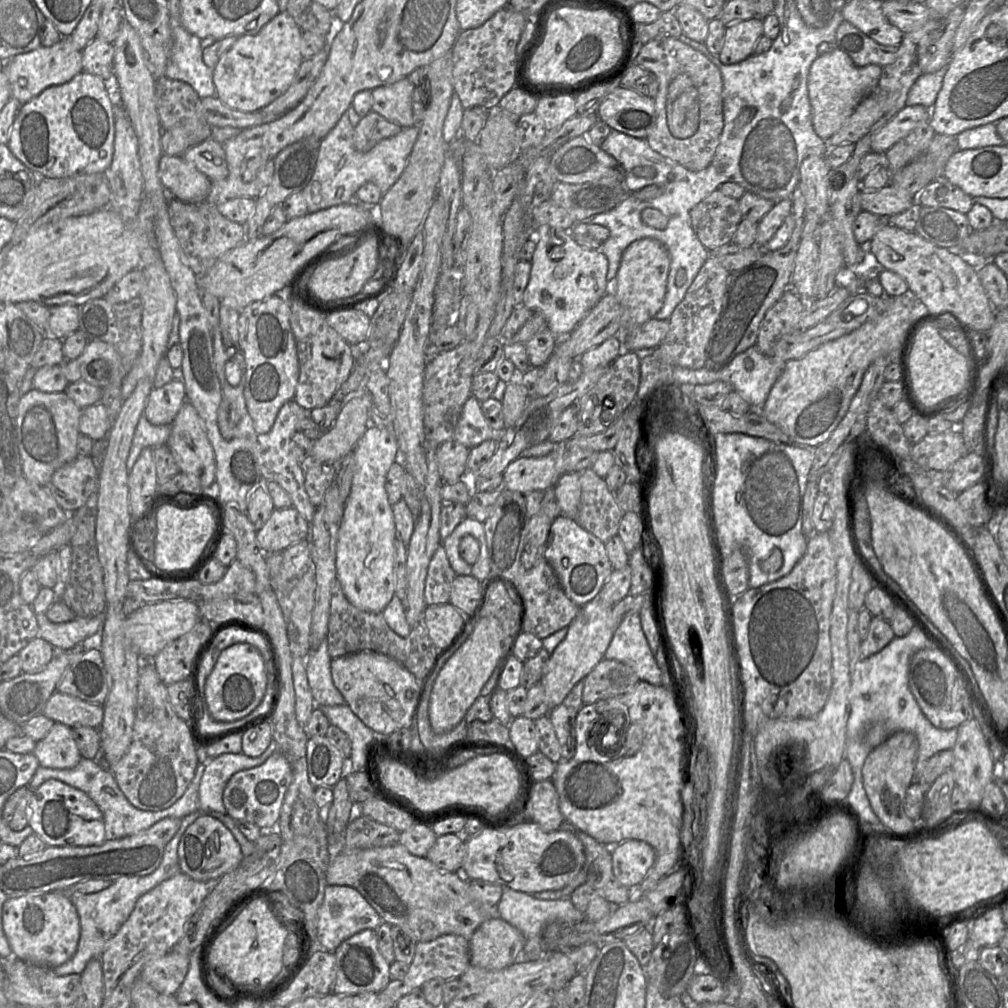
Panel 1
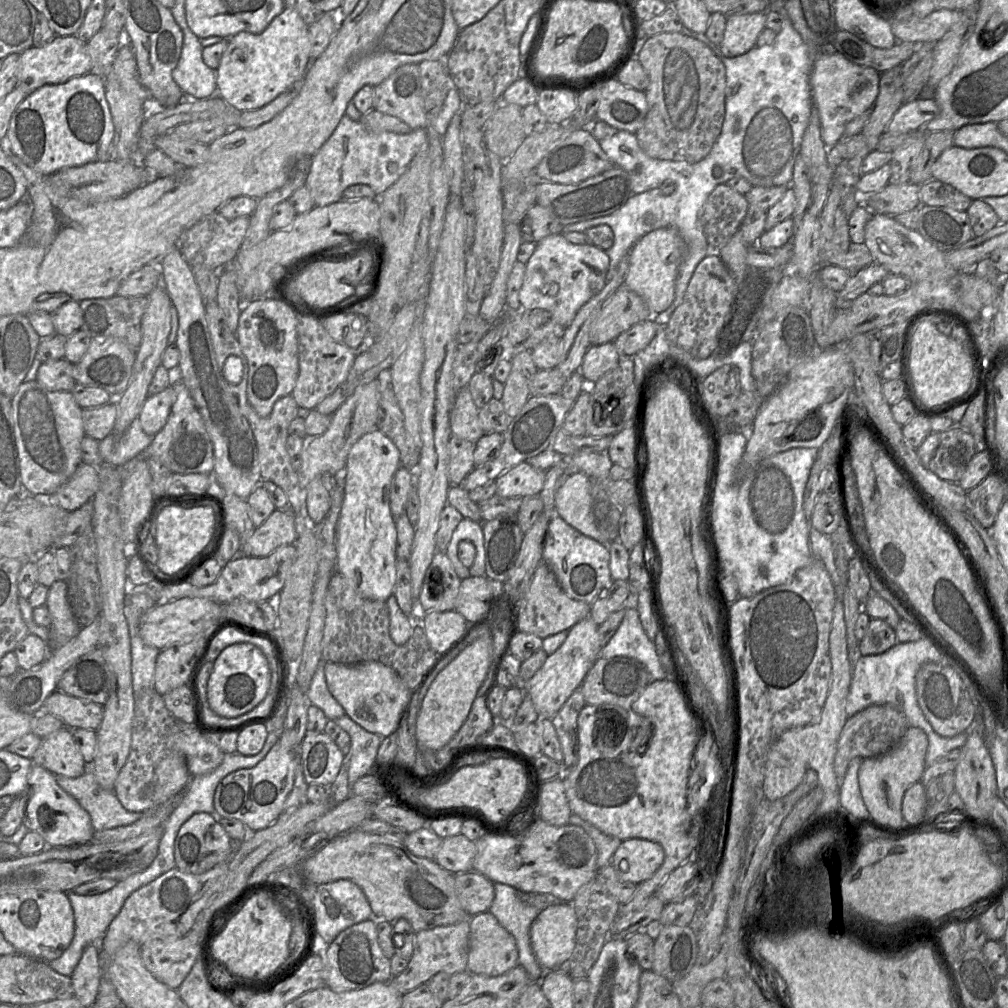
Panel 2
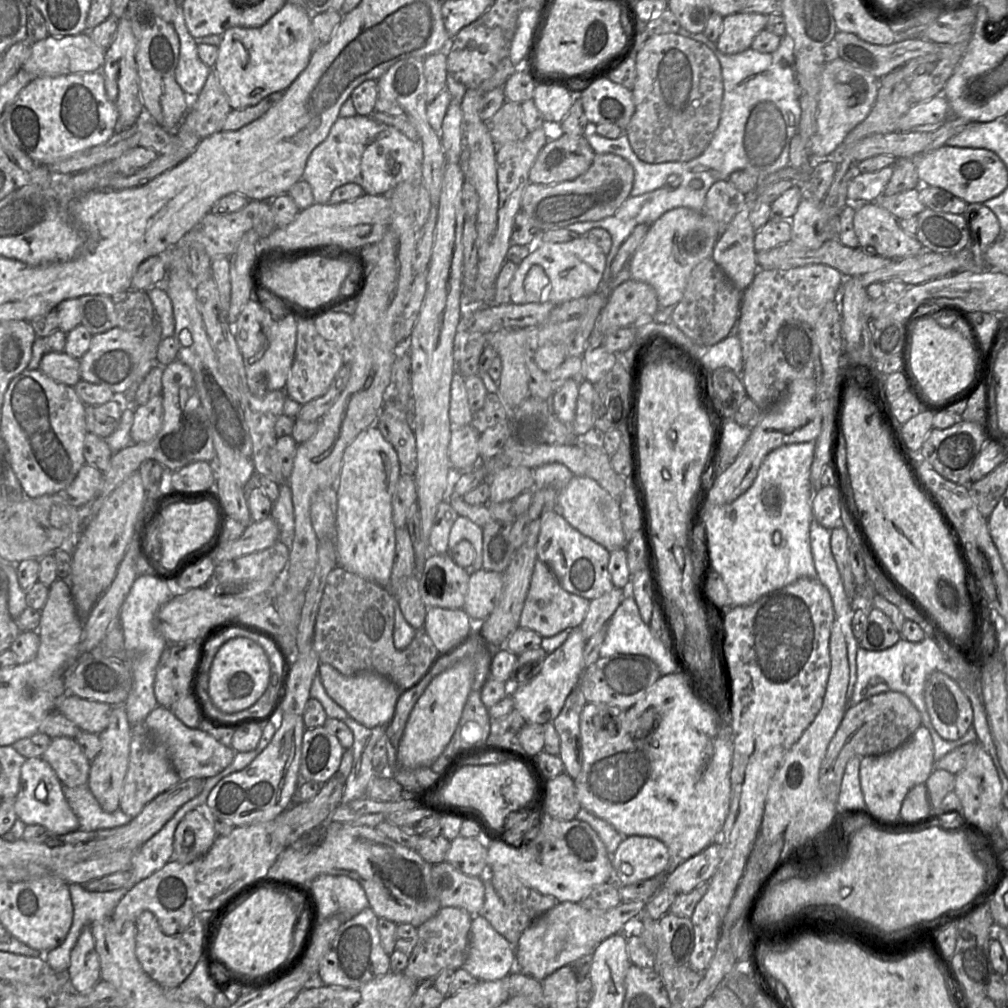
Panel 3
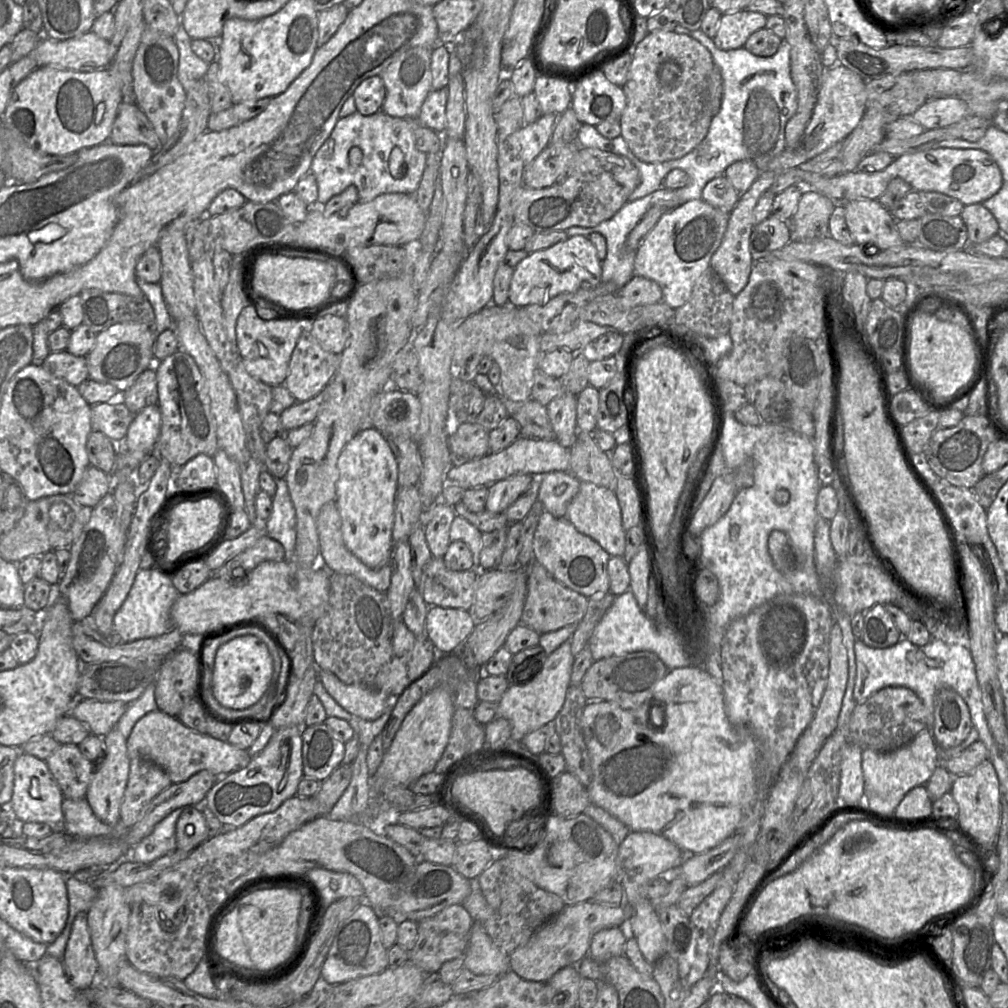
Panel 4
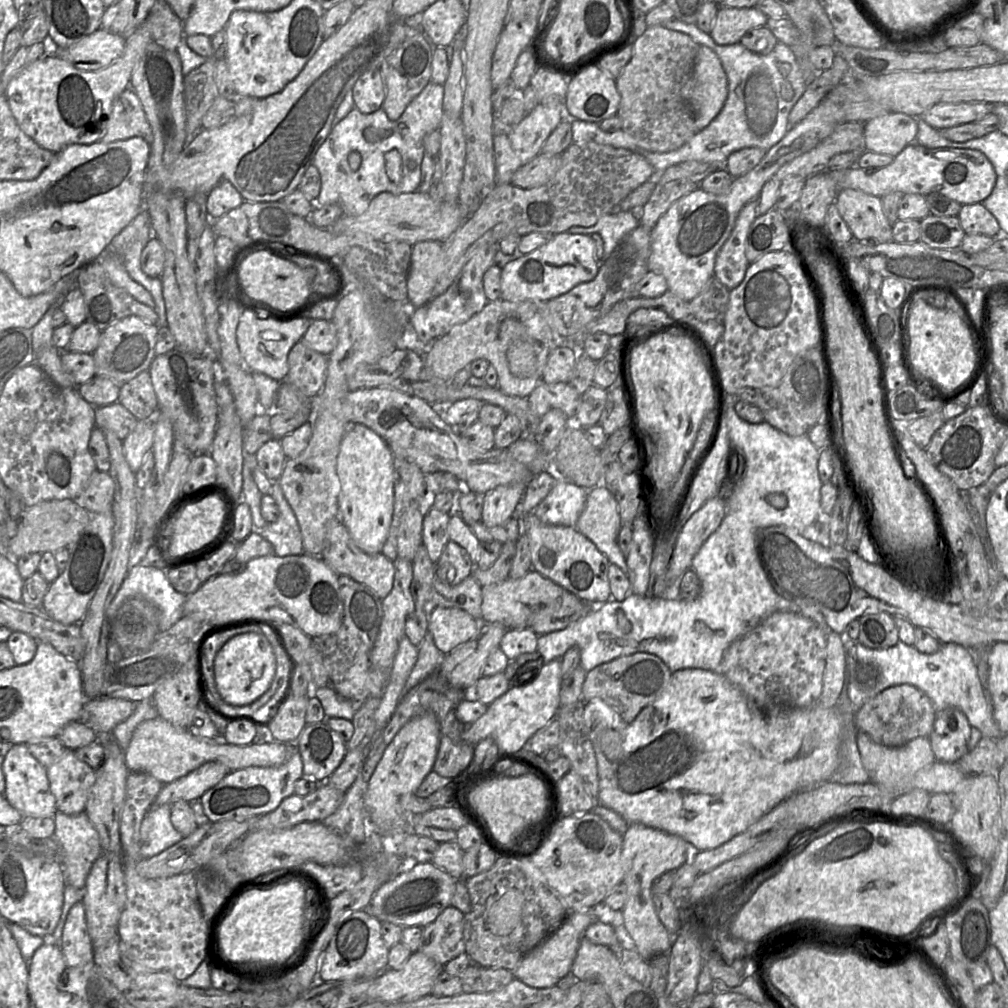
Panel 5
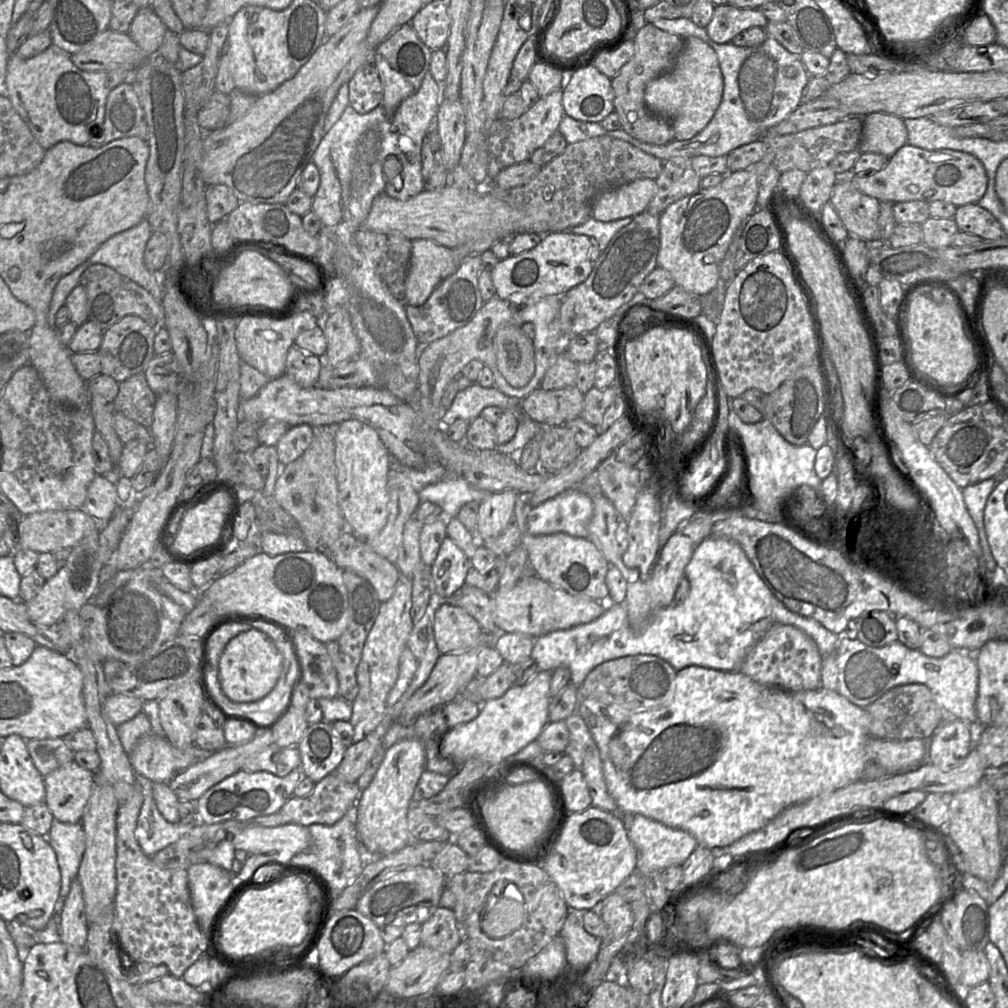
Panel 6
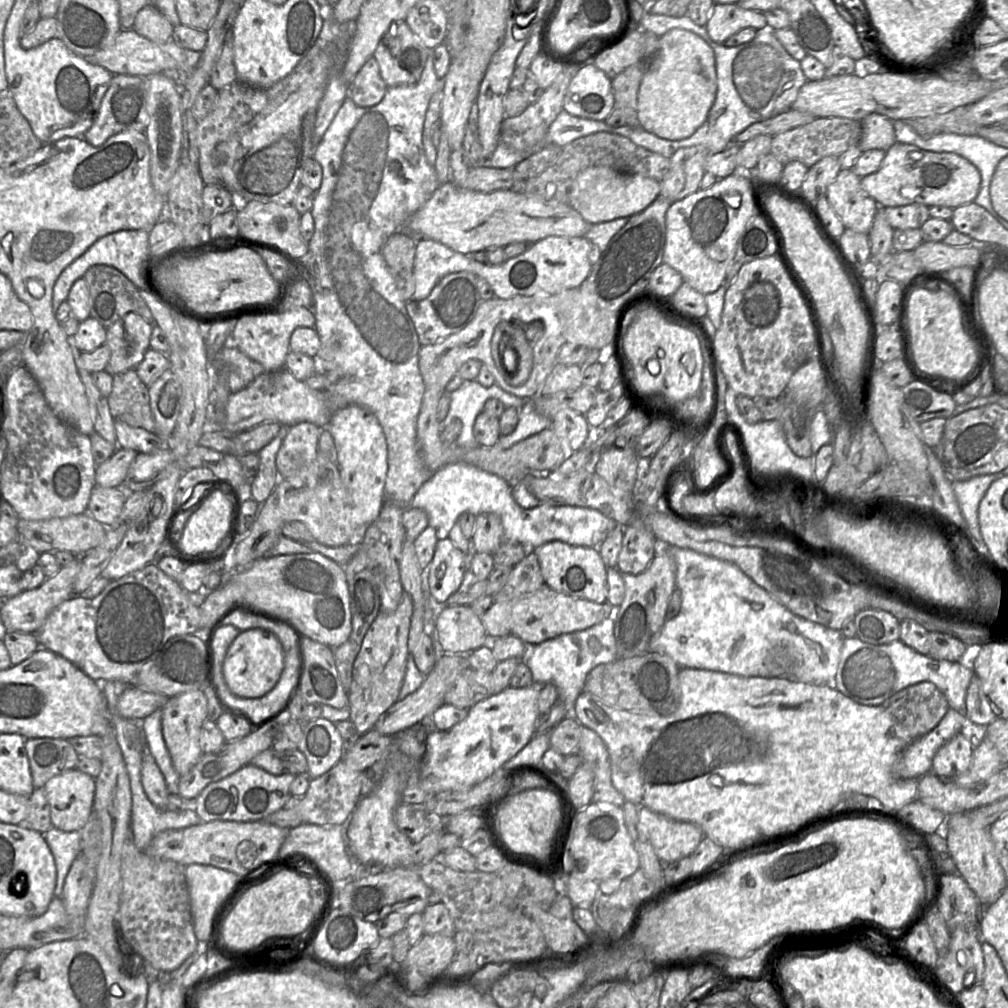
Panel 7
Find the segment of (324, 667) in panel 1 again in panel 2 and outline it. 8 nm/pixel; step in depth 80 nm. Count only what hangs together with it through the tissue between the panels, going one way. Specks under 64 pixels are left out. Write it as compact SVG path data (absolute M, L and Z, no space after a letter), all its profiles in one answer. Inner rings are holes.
M322 659L313 675L307 696L311 704L323 710L328 720L337 719L346 712L328 690L324 665L325 661Z

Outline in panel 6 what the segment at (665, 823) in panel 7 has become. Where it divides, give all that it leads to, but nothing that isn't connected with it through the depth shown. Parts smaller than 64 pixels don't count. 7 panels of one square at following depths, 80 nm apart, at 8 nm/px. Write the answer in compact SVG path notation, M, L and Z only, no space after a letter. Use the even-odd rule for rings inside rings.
M641 814L634 816L628 837L637 851L637 871L645 876L673 865L682 865L698 846L697 840L689 832L669 827Z

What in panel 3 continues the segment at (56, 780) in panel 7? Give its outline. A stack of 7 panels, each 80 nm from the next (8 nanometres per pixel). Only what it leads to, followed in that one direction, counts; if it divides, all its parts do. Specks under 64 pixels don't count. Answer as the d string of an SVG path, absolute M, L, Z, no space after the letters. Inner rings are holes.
M52 739L41 759L50 765L63 786L72 788L87 784L90 761L82 753L75 739Z

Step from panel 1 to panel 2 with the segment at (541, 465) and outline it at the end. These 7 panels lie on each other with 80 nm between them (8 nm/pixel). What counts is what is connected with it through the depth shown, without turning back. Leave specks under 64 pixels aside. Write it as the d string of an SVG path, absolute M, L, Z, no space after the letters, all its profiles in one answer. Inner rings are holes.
M527 461L521 462L495 480L496 494L506 498L537 495L543 488L545 473Z

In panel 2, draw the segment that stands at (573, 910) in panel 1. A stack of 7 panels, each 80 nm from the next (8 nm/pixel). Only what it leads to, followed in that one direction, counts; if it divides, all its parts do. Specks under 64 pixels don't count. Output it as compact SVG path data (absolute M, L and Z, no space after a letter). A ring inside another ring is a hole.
M494 883L495 897L489 908L499 923L513 935L516 940L518 950L518 965L522 966L532 981L538 982L545 974L545 970L538 963L530 942L530 928L535 918L540 914L543 909L524 902L520 898L522 892L512 886L503 883Z

